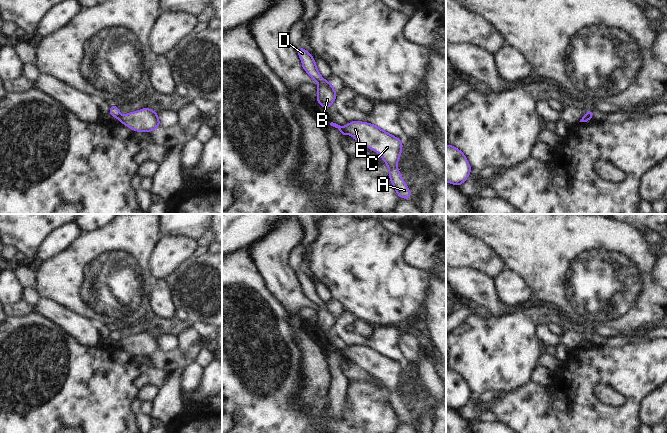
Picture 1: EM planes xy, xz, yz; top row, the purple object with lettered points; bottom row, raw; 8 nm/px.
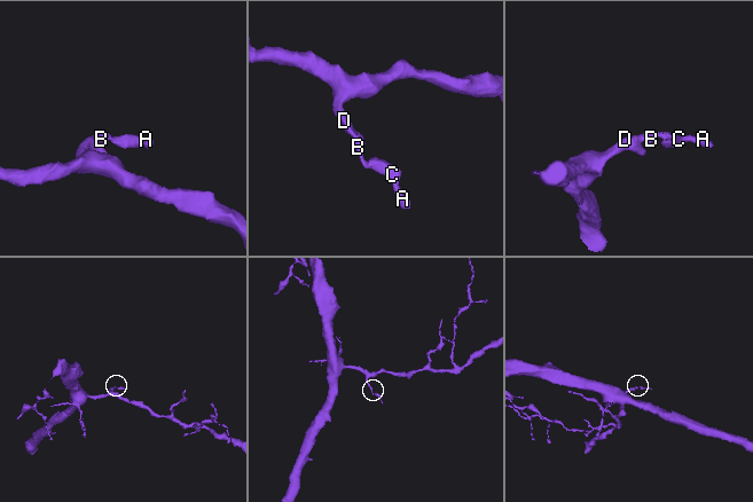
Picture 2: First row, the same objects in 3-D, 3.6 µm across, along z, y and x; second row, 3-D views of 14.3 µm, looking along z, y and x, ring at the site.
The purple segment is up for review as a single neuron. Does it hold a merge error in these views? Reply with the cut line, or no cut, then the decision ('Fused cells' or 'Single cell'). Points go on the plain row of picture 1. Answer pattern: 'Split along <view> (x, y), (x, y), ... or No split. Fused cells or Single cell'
Split along xz (343, 352), (347, 357). Fused cells

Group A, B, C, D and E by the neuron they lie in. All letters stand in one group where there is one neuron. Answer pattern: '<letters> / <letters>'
A C E / B D

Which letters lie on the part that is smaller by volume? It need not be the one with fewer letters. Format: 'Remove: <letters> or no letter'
Remove: A, C, E

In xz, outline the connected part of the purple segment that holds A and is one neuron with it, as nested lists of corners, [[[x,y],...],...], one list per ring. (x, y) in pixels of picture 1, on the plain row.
[[[353,345],[344,350],[347,358],[359,367],[377,376],[387,388],[390,405],[398,421],[411,424],[411,417],[402,402],[397,388],[401,380],[403,366],[374,348]]]

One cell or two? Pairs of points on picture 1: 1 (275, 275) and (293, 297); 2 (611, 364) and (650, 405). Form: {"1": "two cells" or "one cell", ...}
{"1": "one cell", "2": "two cells"}

